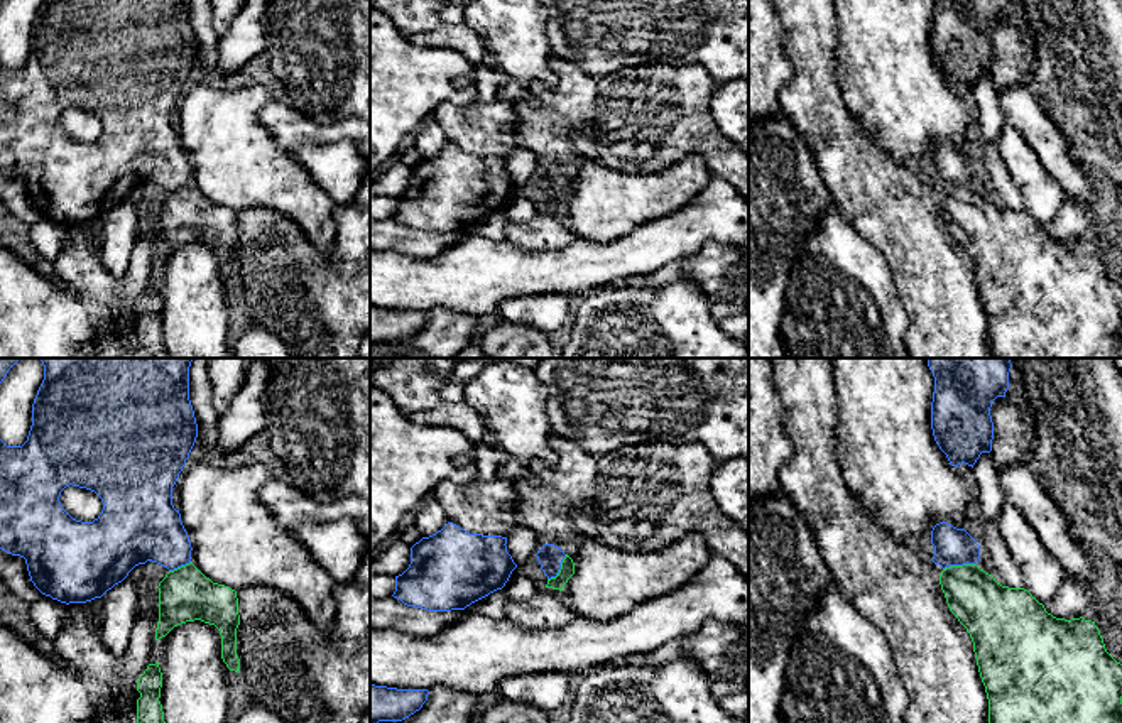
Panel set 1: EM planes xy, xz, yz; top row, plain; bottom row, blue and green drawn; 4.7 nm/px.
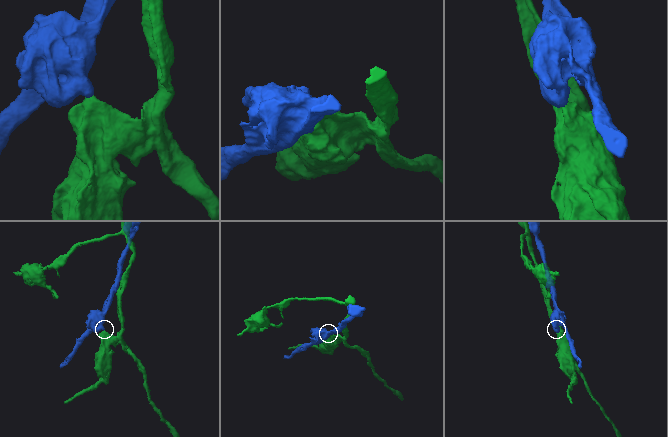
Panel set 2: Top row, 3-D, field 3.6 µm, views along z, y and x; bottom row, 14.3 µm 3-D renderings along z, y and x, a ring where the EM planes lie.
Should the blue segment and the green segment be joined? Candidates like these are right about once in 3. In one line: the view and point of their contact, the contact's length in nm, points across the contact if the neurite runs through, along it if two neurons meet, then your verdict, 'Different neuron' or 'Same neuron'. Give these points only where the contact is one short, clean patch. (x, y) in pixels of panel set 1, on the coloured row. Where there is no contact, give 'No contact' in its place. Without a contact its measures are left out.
Touches blue at yz (958, 565). Shared border 160 nm. Boundary: yz (975, 563), (943, 570). Different neuron

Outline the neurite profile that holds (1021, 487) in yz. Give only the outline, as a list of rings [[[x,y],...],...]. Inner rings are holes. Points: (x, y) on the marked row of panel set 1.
[[[1024,465],[1005,466],[999,470],[999,483],[1005,500],[1027,519],[1068,576],[1090,586],[1095,579],[1095,556],[1071,539],[1068,520],[1034,471]]]

